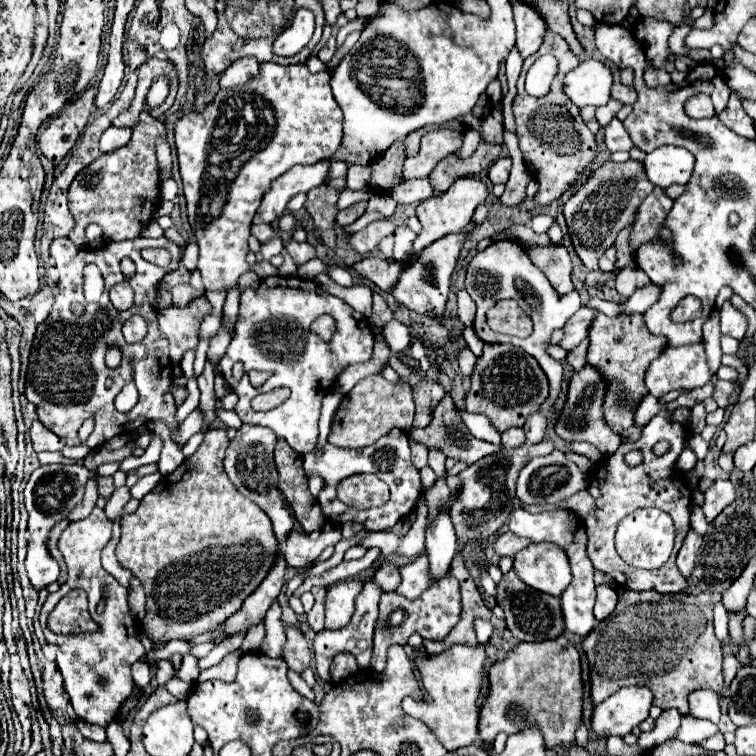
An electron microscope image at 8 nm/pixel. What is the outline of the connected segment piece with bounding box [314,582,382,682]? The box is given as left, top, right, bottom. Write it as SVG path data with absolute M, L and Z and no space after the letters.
M366 582L364 588L362 588L362 592L356 598L356 608L354 608L350 624L346 624L346 628L338 628L338 630L326 630L324 628L324 630L320 630L316 634L314 656L316 656L316 670L318 670L318 676L322 680L328 682L328 666L330 666L332 658L336 654L342 654L342 652L354 654L356 660L358 660L358 666L360 668L368 668L370 658L372 658L372 632L374 632L374 624L376 624L376 618L378 618L378 600L380 600L380 594L382 594L382 590L374 582Z

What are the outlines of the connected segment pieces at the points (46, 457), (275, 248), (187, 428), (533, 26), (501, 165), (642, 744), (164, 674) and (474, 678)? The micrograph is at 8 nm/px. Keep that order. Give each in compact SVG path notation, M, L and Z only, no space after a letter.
M40 452L38 459L41 465L46 464L64 464L70 465L76 463L76 460L64 457L60 452Z
M276 234L270 242L266 242L264 246L262 246L262 250L260 250L260 254L262 254L262 258L266 260L266 262L270 262L270 258L272 256L276 256L276 254L280 254L282 252L282 240L280 240L280 236Z
M196 408L196 410L182 422L182 426L180 426L180 434L178 434L180 446L184 446L186 440L188 440L192 434L200 432L200 430L202 430L202 424L204 424L204 414L200 412L200 408Z
M522 2L514 4L514 22L516 22L516 48L520 50L522 58L528 58L540 48L546 24L534 8Z
M498 158L490 168L488 168L488 178L492 180L492 184L500 184L500 182L508 182L508 174L510 174L510 158Z
M664 710L656 718L656 726L650 732L642 732L638 738L638 748L640 750L650 750L652 746L668 742L672 736L676 736L680 728L680 718L682 714L678 710Z
M160 660L156 666L156 680L158 684L166 684L174 676L174 668L170 660Z
M456 644L448 650L444 650L438 656L428 656L428 654L414 654L414 664L422 676L422 684L428 692L428 696L432 698L432 702L414 702L412 698L404 698L402 700L402 708L408 716L420 718L427 726L434 730L436 736L440 736L438 740L448 748L448 750L456 750L462 746L470 746L478 740L478 712L480 712L480 686L484 680L484 662L486 662L486 644L476 644L474 648L468 644Z

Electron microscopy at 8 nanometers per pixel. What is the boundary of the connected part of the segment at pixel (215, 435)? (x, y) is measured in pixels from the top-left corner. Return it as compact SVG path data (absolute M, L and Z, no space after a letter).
M210 428L204 436L204 442L198 446L198 450L186 458L172 474L164 476L156 488L152 492L148 492L142 500L140 500L140 506L136 512L132 514L126 514L122 516L120 520L120 526L122 526L122 536L120 536L120 542L116 546L116 556L118 556L118 562L132 570L134 576L142 582L144 586L144 592L146 592L146 616L142 620L142 626L144 626L144 632L146 636L150 638L152 646L154 648L160 648L162 640L176 640L176 638L192 638L192 636L198 636L198 634L204 634L208 630L212 630L216 624L220 624L222 620L230 618L240 606L242 602L246 600L248 594L252 594L252 590L258 588L258 584L264 580L266 572L270 570L272 562L274 562L274 556L278 552L278 540L272 532L272 524L270 524L270 518L266 516L266 512L262 512L262 508L258 508L258 504L254 504L252 500L246 500L246 496L242 496L238 490L234 490L234 484L230 484L230 478L226 476L224 472L224 452L228 448L230 440L226 436L226 430L222 428Z

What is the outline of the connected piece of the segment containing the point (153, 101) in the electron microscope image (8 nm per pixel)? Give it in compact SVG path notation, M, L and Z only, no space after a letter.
M158 76L158 78L152 82L152 88L150 88L150 92L148 92L148 102L146 102L146 104L150 104L150 108L154 108L154 106L158 106L160 102L164 102L166 94L168 94L168 78L166 78L166 76Z

